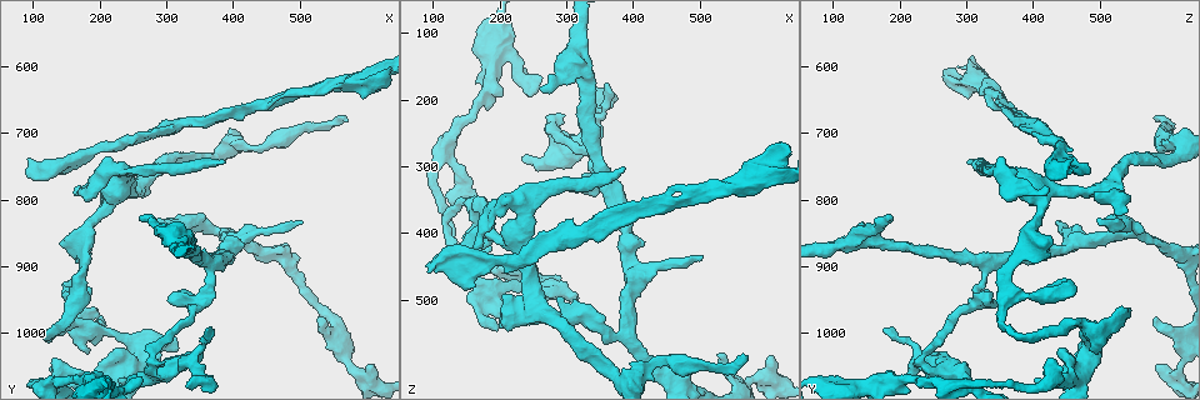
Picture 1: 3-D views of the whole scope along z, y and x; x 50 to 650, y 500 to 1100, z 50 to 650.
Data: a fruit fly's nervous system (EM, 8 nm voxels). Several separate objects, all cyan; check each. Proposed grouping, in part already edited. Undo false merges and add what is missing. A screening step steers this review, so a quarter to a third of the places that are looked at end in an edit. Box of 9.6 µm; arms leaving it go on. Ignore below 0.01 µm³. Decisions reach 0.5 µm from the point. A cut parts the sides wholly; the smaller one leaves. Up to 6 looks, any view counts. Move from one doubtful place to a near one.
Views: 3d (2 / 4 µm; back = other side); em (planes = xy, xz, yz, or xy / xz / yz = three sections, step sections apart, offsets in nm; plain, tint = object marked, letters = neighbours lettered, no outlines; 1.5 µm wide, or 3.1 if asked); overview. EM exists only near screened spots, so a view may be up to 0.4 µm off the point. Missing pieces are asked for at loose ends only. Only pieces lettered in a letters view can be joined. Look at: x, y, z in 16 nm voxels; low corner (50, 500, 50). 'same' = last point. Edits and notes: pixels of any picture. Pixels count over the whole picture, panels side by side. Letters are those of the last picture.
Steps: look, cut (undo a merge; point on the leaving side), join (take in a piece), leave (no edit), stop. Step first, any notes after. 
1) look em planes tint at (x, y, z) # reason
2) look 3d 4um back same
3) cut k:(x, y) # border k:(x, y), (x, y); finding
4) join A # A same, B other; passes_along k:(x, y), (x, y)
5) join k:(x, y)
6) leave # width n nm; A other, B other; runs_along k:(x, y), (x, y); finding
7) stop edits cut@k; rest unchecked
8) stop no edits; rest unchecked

look 3d 4um at (235, 1065, 405) # free end

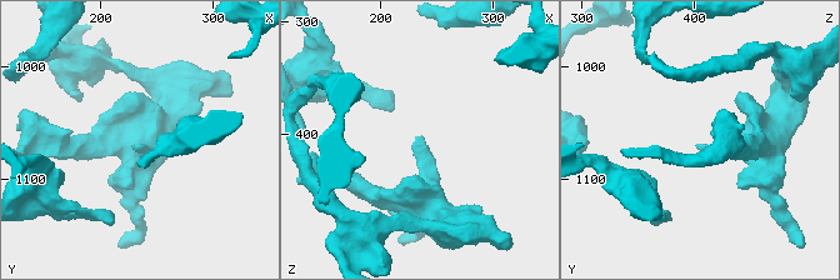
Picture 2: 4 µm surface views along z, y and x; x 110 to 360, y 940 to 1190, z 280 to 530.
look em yz step 8 tint at (232, 1068, 404)

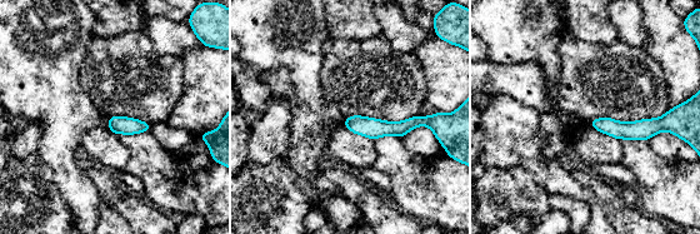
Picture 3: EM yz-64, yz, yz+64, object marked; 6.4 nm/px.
look em planes letters same

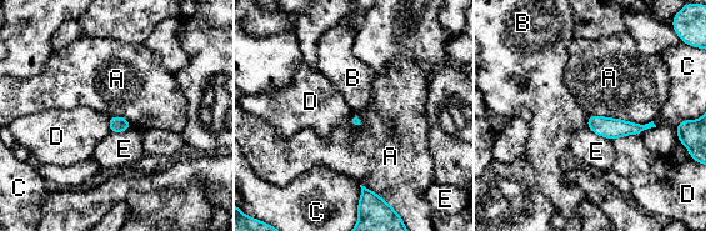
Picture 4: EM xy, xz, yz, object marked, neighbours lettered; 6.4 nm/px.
leave # longest_contact A 420 nm; A other, B other, C other, D other, E other; border 4:(587, 116), (652, 121); no lettered piece goes on from it

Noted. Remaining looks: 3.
look 3d 2um back at (185, 1030, 495) # branch stops here

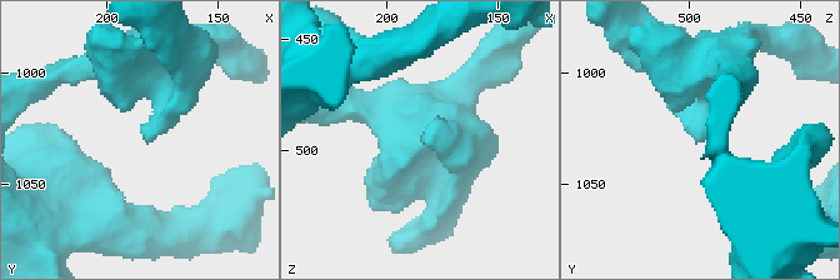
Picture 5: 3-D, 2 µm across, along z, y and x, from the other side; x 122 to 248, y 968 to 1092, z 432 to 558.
look em planes letters at (184, 1030, 496)

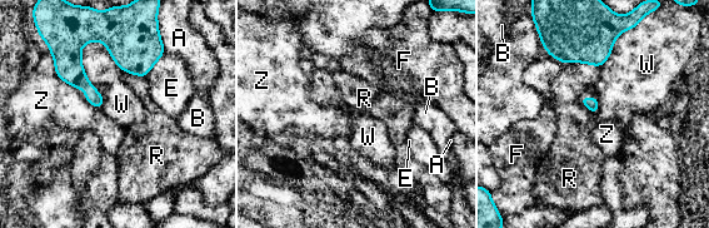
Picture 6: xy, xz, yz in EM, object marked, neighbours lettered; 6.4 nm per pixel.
leave # A other, B other, E other, F other, R other, W other, Z other; border 6:(81, 46), (101, 41), (123, 72); none of them fits

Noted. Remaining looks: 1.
stop no edits; rest unchecked

